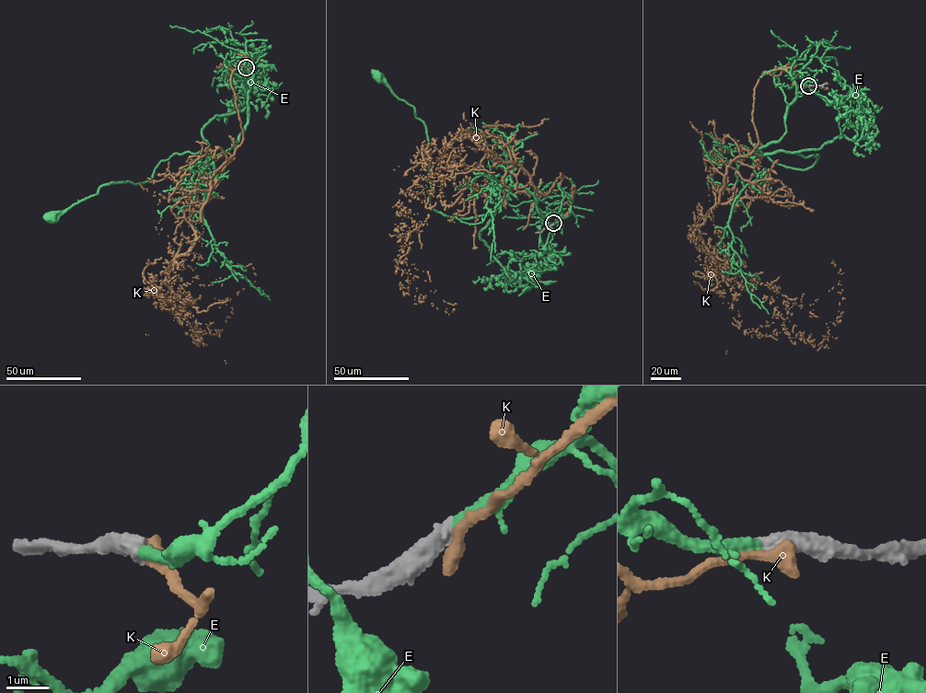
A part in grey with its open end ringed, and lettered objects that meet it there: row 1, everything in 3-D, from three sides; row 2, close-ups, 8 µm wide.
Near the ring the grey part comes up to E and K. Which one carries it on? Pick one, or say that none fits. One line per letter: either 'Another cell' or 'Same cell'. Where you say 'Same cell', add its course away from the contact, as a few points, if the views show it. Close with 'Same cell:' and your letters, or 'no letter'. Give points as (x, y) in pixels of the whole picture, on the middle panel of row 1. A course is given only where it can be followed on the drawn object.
E: Same cell. Its course: (554, 223), (562, 217), (543, 217), (536, 196), (516, 184), (491, 213), (435, 211), (424, 123), (377, 75)
K: Another cell
Same cell: E

